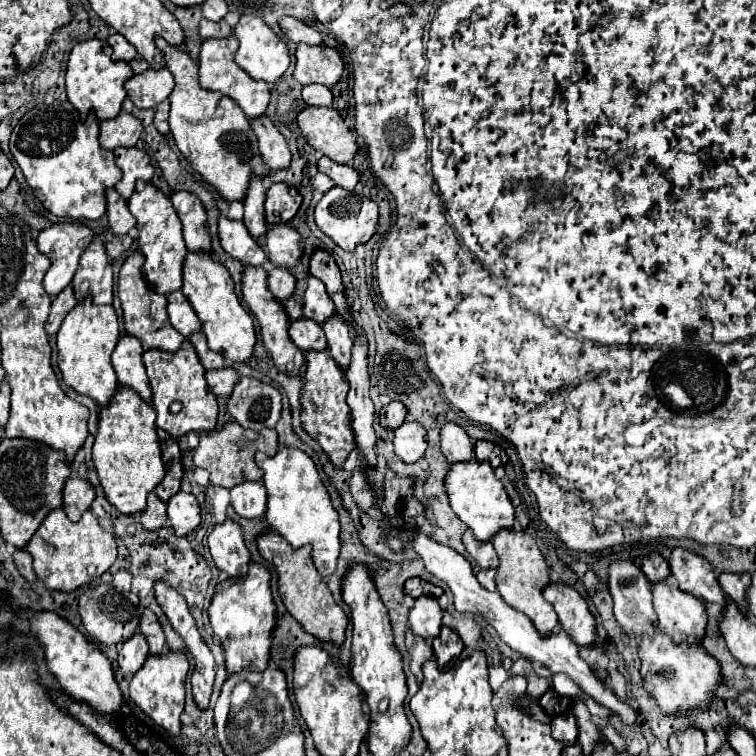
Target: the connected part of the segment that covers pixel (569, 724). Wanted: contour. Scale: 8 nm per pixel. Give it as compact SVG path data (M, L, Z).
M561 713L561 715L553 717L551 733L553 733L553 739L557 739L557 741L575 743L575 739L577 739L577 723L575 723L573 715L571 713Z

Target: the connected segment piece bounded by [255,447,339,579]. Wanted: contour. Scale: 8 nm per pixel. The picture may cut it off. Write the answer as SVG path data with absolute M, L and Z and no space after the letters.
M281 447L273 457L265 453L255 455L257 467L263 471L263 483L267 489L267 523L277 531L293 549L311 545L311 557L327 579L337 565L339 557L339 515L331 505L331 497L317 473L313 459L295 447Z

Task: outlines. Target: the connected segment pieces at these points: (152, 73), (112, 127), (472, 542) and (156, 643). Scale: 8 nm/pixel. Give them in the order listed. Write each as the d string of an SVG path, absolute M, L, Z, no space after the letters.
M163 67L163 69L147 69L139 75L133 75L125 83L125 89L127 89L129 99L137 107L149 109L165 101L169 93L173 91L173 85L175 85L173 75Z
M121 111L117 117L99 123L99 143L103 149L131 147L143 133L143 125L127 111Z
M467 529L465 535L463 535L463 545L465 545L465 549L469 551L469 555L475 559L475 563L479 567L483 567L483 569L497 567L499 559L497 559L497 553L495 553L491 541L477 541L473 537L473 531Z
M149 609L143 611L141 623L139 623L139 631L145 635L145 639L147 639L147 643L149 643L149 651L151 651L153 655L159 655L159 653L165 651L165 647L167 647L167 645L165 645L165 633L163 633L157 617L155 617Z

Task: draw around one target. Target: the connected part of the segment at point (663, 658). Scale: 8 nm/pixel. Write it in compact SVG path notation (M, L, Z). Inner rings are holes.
M657 633L653 641L651 639L641 641L639 657L645 691L649 691L655 697L657 705L665 715L673 715L675 711L681 711L685 707L707 711L711 699L715 697L715 689L719 685L725 685L725 679L719 671L719 663L701 645L689 643L677 645L667 635Z

